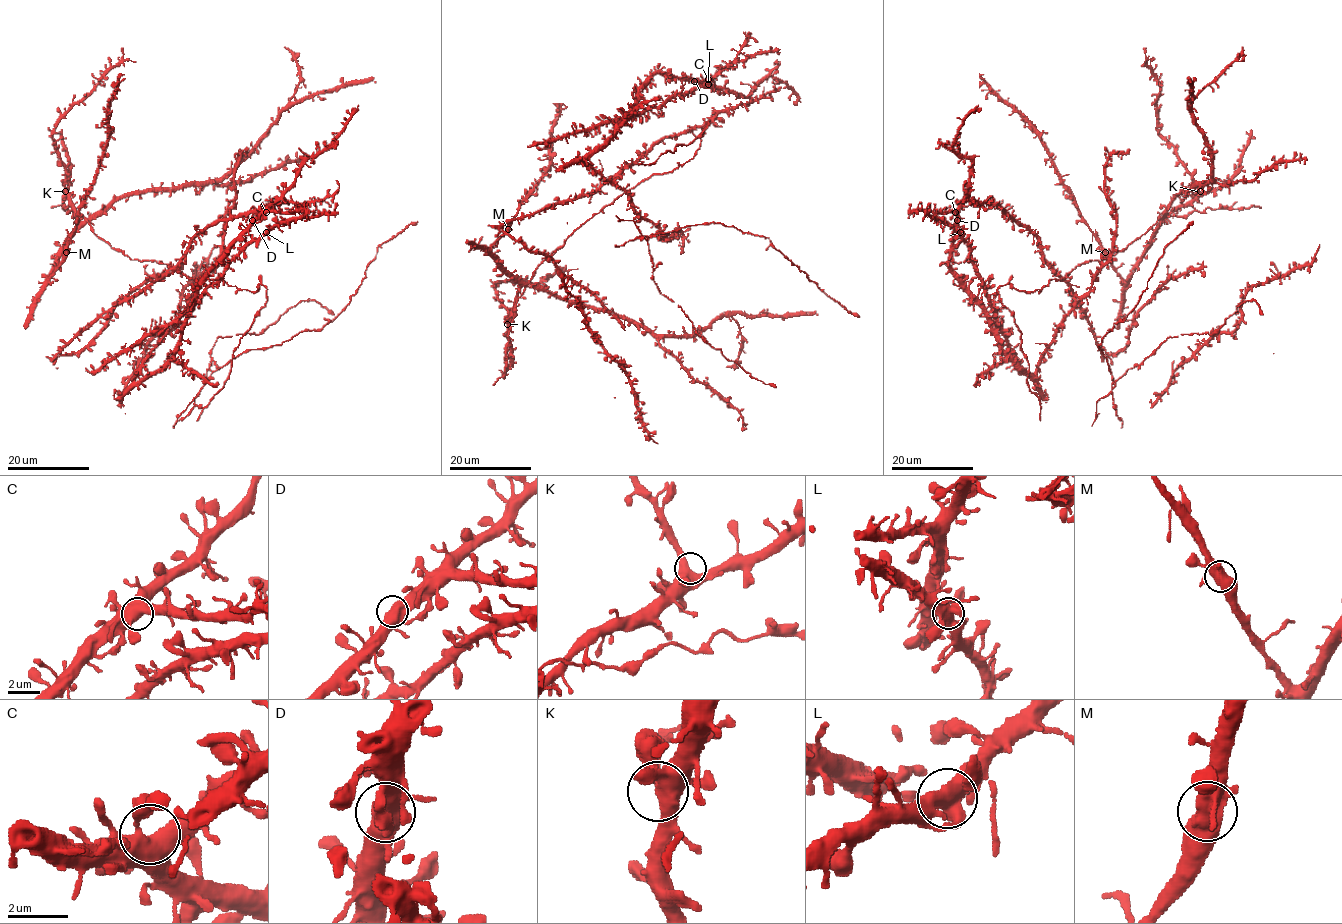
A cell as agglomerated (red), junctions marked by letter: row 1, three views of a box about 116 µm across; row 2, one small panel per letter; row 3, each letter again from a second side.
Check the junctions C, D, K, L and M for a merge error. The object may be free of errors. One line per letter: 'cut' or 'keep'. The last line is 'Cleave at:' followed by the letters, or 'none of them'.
C: keep
D: keep
K: keep
L: keep
M: keep
Cleave at: none of them

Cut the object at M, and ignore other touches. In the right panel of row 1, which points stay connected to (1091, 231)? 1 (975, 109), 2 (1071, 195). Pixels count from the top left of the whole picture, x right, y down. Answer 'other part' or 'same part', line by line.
1: other part
2: same part

